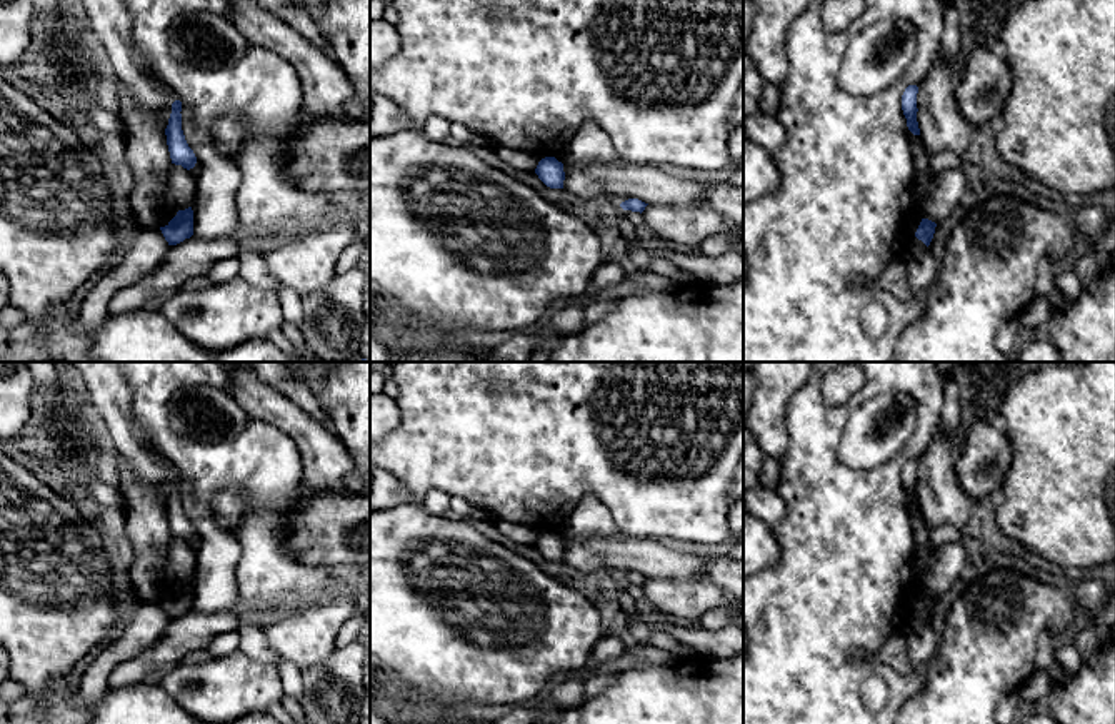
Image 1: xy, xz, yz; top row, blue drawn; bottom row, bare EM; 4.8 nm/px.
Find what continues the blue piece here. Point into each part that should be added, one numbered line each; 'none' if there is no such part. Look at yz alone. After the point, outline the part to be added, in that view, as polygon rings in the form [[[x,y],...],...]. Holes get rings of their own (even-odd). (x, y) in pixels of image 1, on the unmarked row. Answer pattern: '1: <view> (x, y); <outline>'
none

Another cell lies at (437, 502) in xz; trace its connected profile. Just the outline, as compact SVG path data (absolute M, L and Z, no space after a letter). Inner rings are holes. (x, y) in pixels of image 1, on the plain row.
M437 489L428 490L423 495L423 505L433 515L443 515L447 509L450 509L450 497Z

